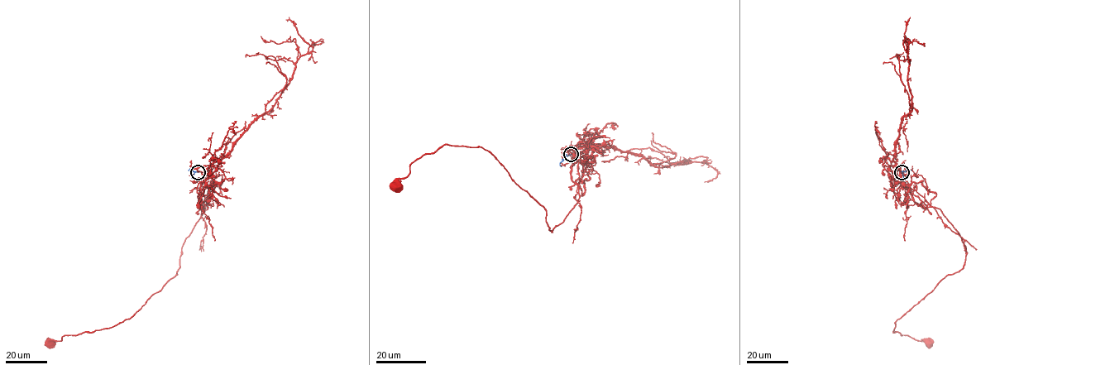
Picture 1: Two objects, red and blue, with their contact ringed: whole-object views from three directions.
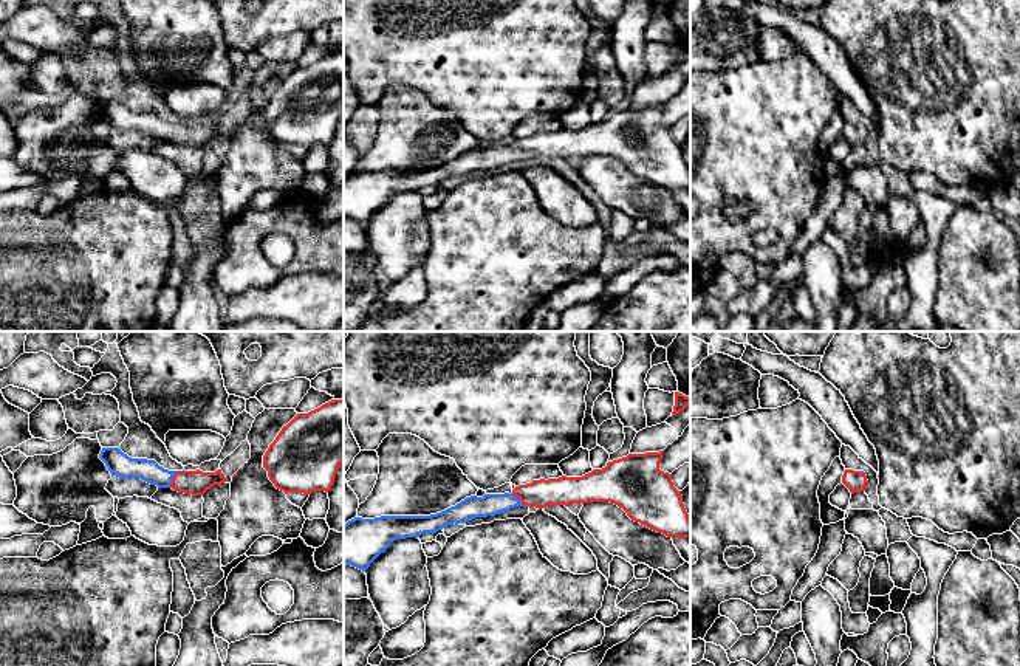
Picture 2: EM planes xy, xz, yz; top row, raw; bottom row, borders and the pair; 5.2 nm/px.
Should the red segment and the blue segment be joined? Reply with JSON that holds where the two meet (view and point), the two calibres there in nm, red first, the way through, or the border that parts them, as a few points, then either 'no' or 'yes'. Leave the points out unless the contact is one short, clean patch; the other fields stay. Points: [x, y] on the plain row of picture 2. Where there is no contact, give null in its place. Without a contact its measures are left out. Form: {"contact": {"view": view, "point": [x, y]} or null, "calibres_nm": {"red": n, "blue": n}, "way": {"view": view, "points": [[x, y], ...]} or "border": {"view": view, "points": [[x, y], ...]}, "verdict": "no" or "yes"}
{"contact": {"view": "xy", "point": [174, 130]}, "calibres_nm": {"red": 130, "blue": 120}, "way": {"view": "xy", "points": [[197, 135], [184, 135], [174, 130], [160, 130], [149, 124]]}, "verdict": "yes"}

